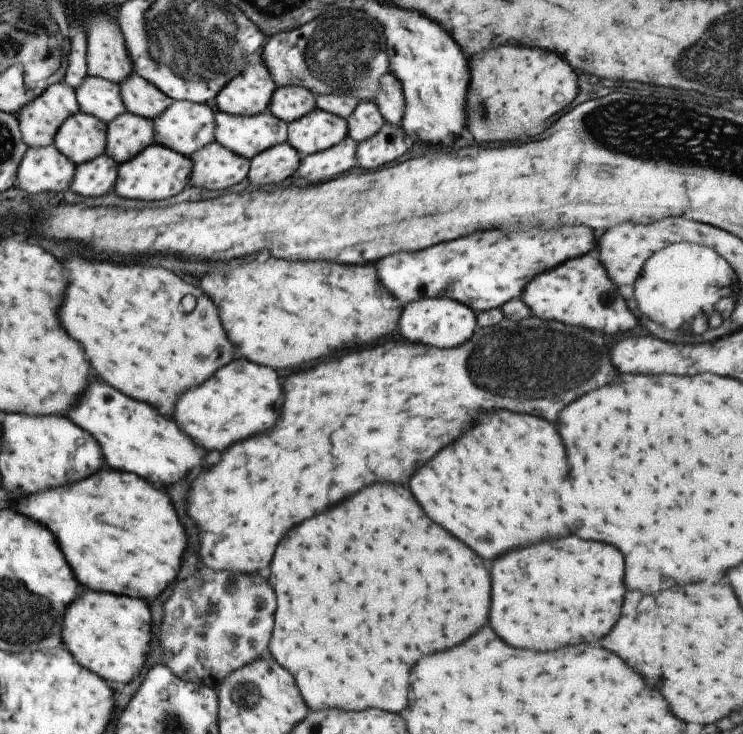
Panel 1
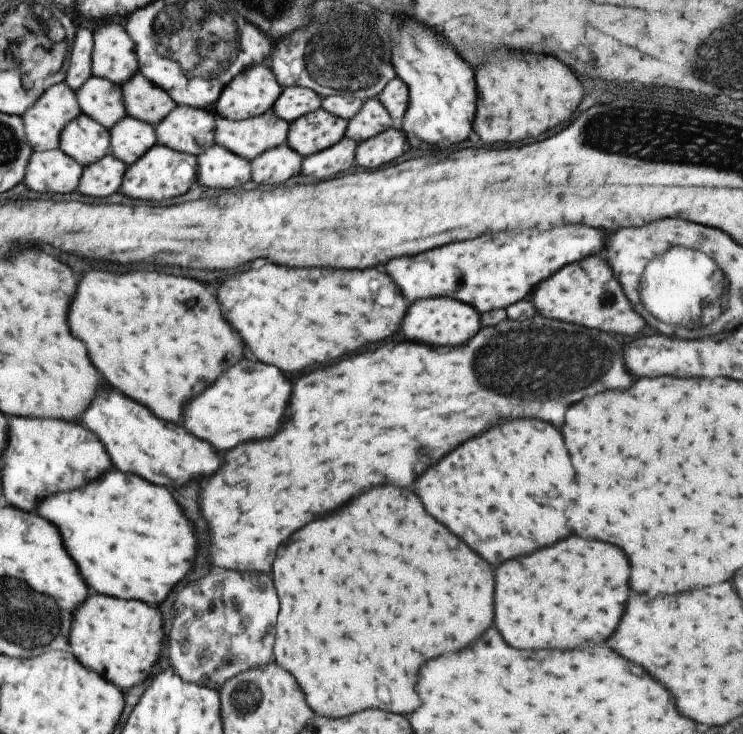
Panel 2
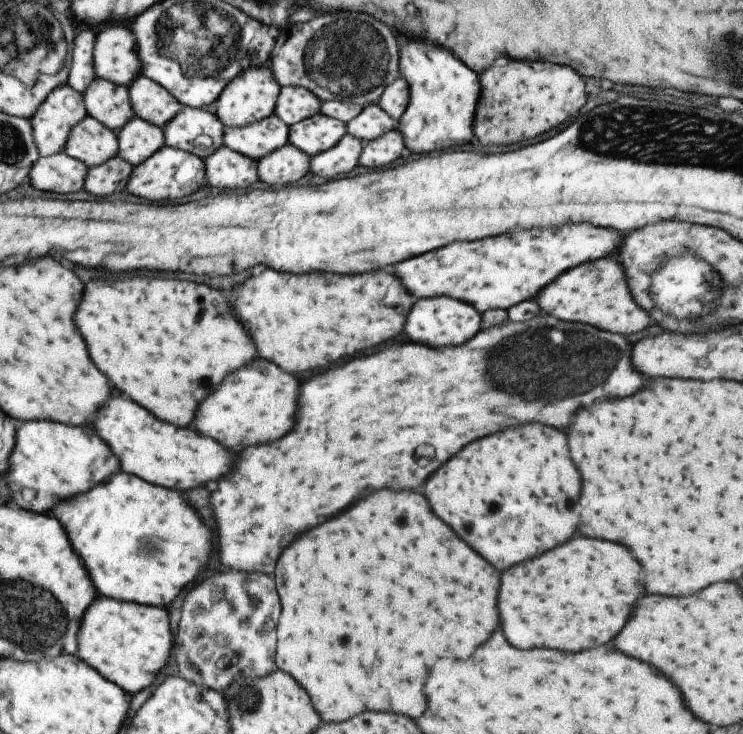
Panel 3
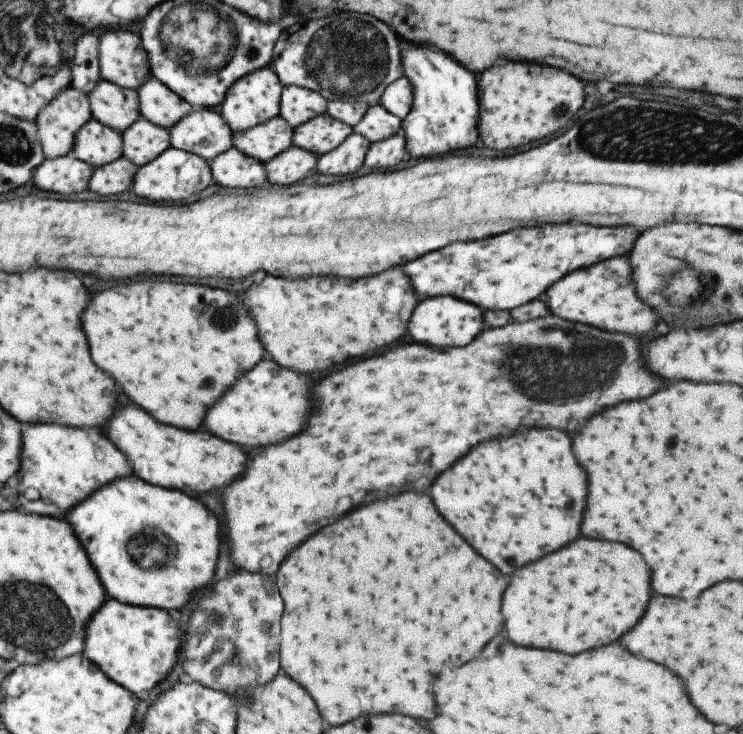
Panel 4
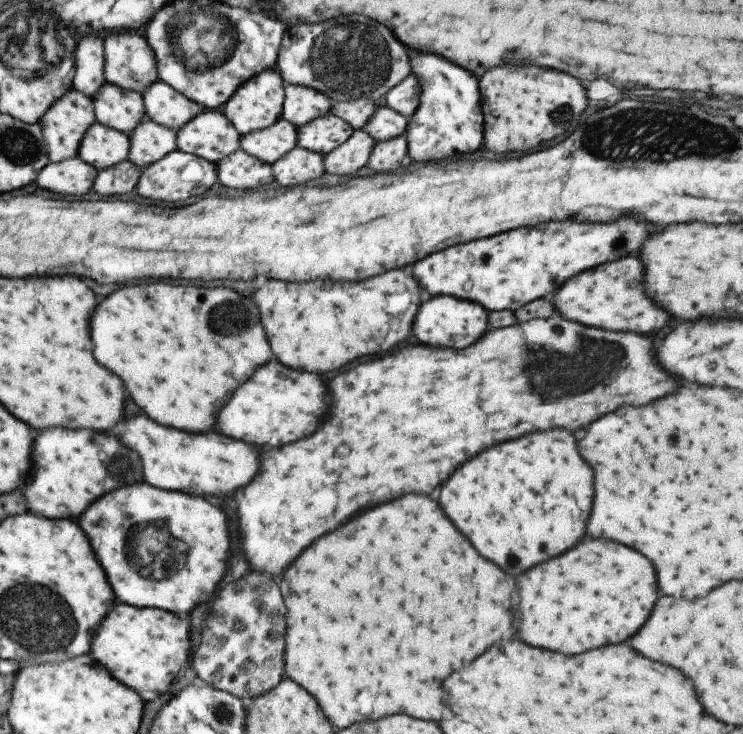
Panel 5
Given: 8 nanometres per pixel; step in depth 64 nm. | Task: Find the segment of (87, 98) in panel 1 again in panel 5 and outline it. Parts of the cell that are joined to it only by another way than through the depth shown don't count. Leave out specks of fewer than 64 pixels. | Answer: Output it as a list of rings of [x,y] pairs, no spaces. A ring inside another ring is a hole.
[[[103,83],[91,99],[95,121],[128,135],[146,118],[141,93]]]

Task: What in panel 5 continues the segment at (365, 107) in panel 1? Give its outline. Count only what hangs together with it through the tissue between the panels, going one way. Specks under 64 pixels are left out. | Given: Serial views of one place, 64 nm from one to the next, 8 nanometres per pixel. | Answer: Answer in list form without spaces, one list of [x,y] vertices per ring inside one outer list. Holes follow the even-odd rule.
[[[382,104],[376,107],[361,131],[367,132],[375,143],[379,143],[403,135],[405,126],[407,126],[407,119],[404,116]]]

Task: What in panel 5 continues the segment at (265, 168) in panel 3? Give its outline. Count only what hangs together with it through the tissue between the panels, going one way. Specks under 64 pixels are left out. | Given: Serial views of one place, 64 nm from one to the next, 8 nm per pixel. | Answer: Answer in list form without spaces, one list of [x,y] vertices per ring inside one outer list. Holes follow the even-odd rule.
[[[297,146],[270,166],[274,182],[285,188],[309,182],[324,172],[323,155]]]

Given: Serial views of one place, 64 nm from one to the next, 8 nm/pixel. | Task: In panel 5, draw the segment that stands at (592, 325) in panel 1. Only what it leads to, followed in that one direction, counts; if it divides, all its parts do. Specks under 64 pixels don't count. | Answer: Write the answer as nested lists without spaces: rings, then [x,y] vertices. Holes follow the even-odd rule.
[[[626,256],[613,262],[606,262],[601,266],[586,270],[567,282],[563,282],[555,292],[553,292],[553,306],[555,310],[567,318],[581,322],[585,326],[595,326],[603,330],[617,330],[617,332],[635,332],[635,334],[649,334],[653,330],[659,330],[663,326],[663,320],[667,322],[667,314],[649,302],[641,292],[641,274],[644,266],[639,266],[641,262],[635,256]]]

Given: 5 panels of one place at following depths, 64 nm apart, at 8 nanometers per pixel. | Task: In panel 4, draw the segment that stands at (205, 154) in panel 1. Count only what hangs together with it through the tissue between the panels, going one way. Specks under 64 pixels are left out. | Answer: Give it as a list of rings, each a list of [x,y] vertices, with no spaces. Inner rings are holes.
[[[235,147],[218,154],[208,161],[212,183],[223,188],[261,187],[267,182],[267,172],[263,163],[251,158]]]

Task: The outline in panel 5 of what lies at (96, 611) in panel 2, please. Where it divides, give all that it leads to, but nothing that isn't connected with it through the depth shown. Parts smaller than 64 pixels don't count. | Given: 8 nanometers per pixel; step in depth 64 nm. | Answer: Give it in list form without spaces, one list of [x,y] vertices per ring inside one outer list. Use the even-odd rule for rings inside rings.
[[[113,602],[95,632],[97,634],[91,638],[88,655],[115,680],[144,697],[167,690],[173,676],[190,662],[191,642],[187,640],[187,620],[179,620],[175,614],[165,610],[133,608]]]

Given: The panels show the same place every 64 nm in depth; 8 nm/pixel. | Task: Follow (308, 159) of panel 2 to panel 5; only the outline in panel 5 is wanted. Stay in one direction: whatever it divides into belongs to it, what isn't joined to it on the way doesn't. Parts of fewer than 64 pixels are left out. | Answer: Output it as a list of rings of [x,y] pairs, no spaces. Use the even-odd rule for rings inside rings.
[[[354,130],[341,146],[323,156],[324,172],[337,176],[355,174],[367,162],[375,145],[367,132]]]

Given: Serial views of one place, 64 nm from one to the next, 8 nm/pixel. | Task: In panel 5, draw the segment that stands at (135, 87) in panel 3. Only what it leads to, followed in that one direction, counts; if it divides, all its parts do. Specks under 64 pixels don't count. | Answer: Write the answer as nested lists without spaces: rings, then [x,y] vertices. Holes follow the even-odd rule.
[[[159,79],[143,90],[141,100],[147,119],[174,131],[205,110]]]

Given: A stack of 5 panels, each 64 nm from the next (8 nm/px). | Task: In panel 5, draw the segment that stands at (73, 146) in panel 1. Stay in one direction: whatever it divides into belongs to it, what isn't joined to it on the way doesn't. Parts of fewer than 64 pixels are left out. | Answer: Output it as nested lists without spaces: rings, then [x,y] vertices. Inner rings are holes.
[[[96,122],[85,132],[76,157],[98,171],[128,160],[127,154],[129,154],[128,136]]]

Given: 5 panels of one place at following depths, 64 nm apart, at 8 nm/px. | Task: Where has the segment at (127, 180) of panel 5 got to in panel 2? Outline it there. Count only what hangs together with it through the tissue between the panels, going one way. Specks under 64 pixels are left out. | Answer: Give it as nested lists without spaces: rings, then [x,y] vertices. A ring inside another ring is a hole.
[[[107,154],[95,164],[83,167],[77,182],[77,192],[85,196],[109,196],[119,190],[127,167],[121,160]]]

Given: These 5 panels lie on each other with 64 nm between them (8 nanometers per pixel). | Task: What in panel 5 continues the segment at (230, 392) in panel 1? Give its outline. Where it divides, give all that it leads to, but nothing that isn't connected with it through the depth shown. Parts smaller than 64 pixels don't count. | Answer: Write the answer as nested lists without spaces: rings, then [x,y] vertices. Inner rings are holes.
[[[269,358],[267,364],[263,364],[261,368],[257,368],[251,378],[247,378],[233,394],[231,398],[223,404],[223,408],[219,410],[219,414],[215,416],[215,430],[227,438],[233,440],[241,440],[245,444],[251,446],[281,446],[293,440],[299,440],[303,436],[307,436],[309,432],[315,430],[317,422],[321,420],[321,416],[327,410],[327,394],[325,388],[321,384],[321,380],[315,374],[309,372],[299,372],[299,370],[289,370],[285,366],[281,366],[277,360]]]

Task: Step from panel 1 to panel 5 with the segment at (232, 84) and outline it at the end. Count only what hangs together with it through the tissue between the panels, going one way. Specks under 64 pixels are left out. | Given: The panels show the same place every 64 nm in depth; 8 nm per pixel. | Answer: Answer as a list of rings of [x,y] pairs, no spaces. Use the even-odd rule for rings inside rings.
[[[274,69],[263,70],[263,72],[248,78],[243,84],[239,84],[239,88],[225,102],[223,106],[225,118],[231,122],[231,126],[240,135],[271,126],[281,117],[284,85],[280,74]]]

